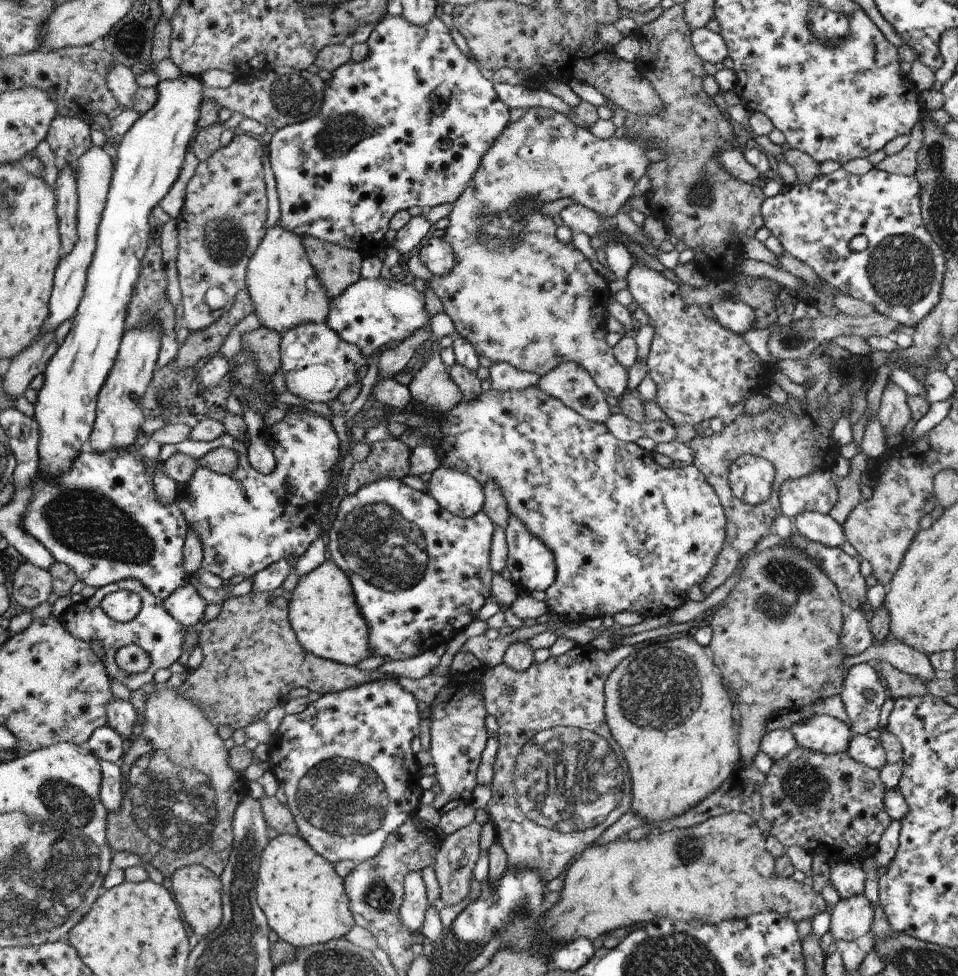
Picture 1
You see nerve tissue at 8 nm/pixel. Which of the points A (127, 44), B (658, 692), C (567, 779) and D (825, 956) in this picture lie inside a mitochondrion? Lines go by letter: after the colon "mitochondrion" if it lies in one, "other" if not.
A: mitochondrion
B: mitochondrion
C: mitochondrion
D: other

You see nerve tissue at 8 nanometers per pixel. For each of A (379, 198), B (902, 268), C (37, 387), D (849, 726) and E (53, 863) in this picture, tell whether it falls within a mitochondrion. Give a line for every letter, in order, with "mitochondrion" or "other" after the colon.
A: other
B: mitochondrion
C: other
D: other
E: mitochondrion

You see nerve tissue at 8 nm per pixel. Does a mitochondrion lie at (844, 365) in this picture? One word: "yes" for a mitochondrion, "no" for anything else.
no

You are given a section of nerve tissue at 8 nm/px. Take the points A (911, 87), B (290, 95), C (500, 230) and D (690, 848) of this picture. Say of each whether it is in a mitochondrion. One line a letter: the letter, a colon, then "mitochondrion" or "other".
A: other
B: mitochondrion
C: mitochondrion
D: mitochondrion

